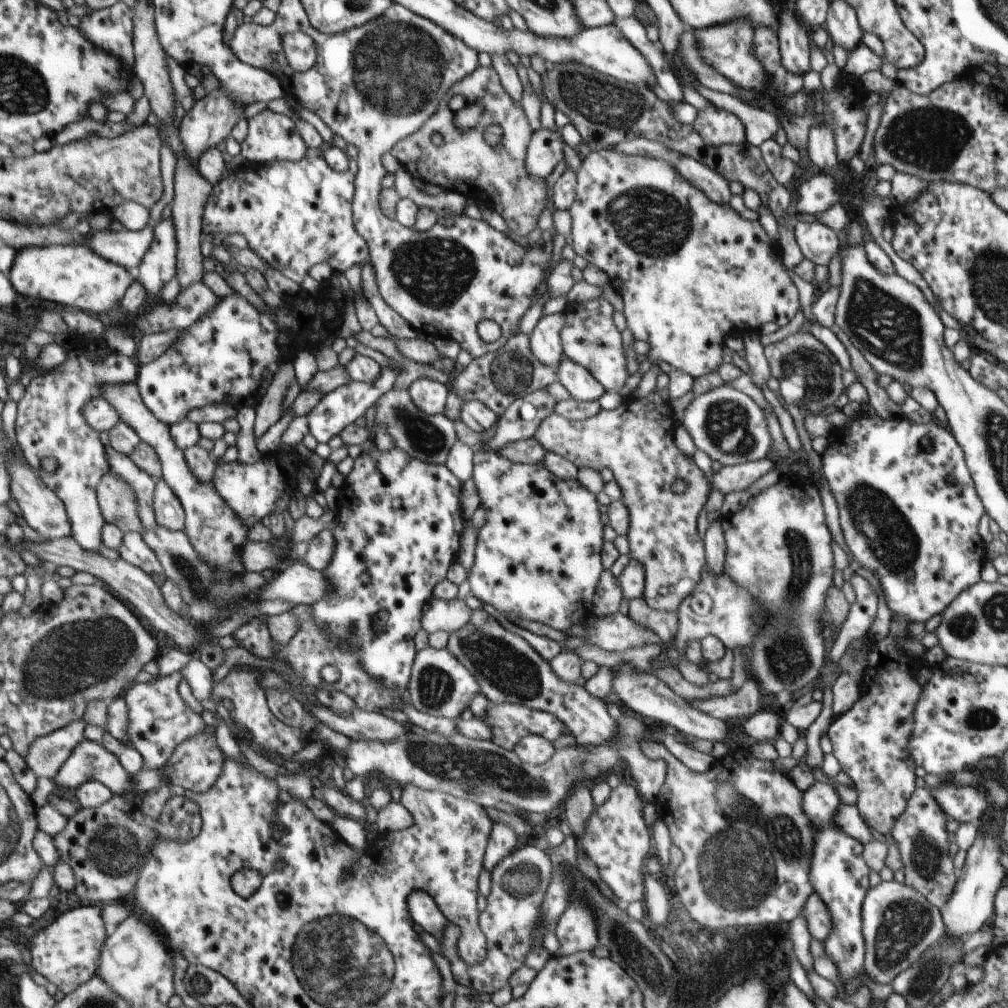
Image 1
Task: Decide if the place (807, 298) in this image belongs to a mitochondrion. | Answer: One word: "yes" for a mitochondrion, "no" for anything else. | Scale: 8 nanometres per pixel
no

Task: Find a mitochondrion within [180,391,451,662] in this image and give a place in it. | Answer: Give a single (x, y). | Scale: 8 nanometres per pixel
(423, 437)

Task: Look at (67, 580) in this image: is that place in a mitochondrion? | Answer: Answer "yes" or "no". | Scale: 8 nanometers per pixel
no

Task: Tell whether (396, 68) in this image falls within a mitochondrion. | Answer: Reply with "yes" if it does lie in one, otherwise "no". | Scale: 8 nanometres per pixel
yes

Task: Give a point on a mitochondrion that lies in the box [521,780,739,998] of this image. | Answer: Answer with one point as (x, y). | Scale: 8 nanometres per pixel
(644, 961)

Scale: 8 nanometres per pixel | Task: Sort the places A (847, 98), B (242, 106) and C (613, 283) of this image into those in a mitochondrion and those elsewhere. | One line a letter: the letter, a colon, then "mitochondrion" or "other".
A: other
B: other
C: other

